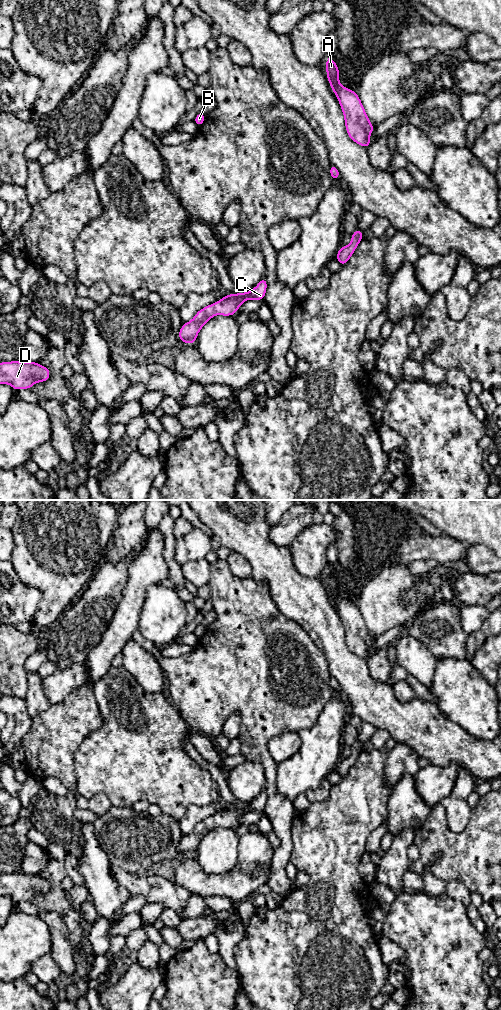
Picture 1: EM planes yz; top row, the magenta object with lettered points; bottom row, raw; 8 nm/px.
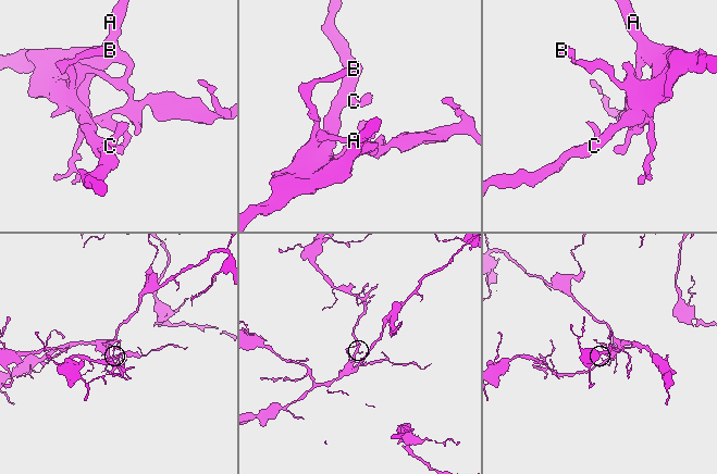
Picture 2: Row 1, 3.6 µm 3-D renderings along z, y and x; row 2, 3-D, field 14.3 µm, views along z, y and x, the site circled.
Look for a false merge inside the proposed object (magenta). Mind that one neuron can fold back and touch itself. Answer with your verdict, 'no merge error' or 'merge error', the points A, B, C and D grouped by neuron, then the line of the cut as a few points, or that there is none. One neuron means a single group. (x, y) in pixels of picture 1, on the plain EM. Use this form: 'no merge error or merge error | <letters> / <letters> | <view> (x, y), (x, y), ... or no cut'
no merge error | A B C D | no cut

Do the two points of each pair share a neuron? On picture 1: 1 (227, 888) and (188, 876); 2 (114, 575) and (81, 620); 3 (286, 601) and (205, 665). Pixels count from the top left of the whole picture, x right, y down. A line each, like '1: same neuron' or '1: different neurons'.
1: same neuron
2: same neuron
3: different neurons

